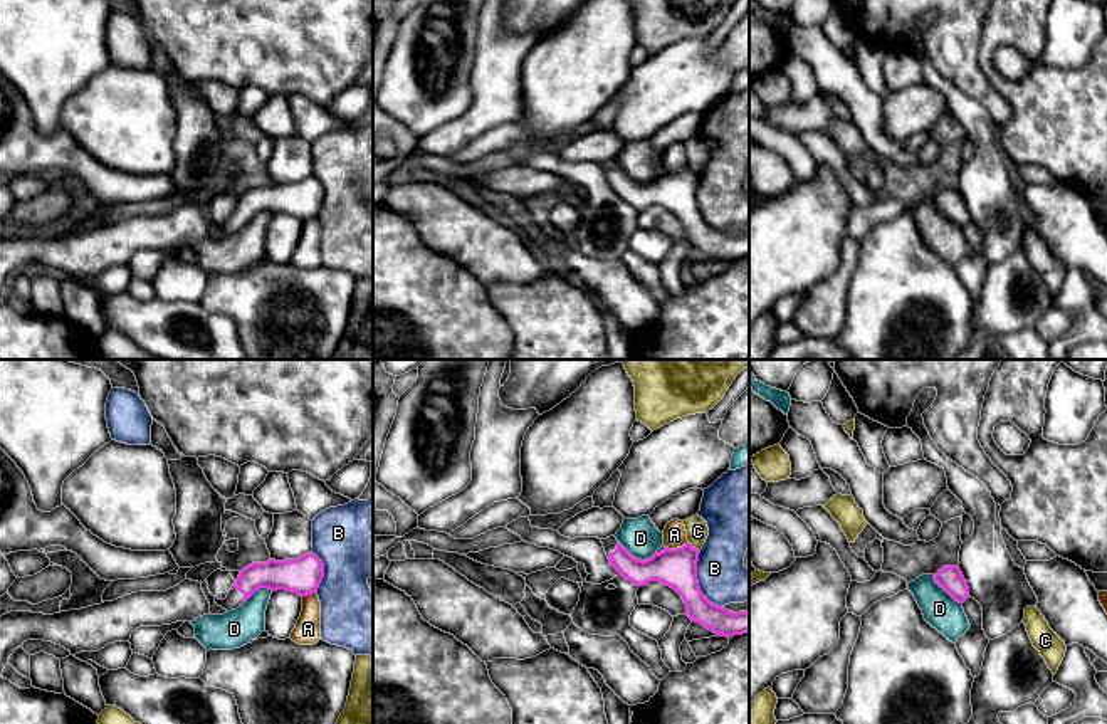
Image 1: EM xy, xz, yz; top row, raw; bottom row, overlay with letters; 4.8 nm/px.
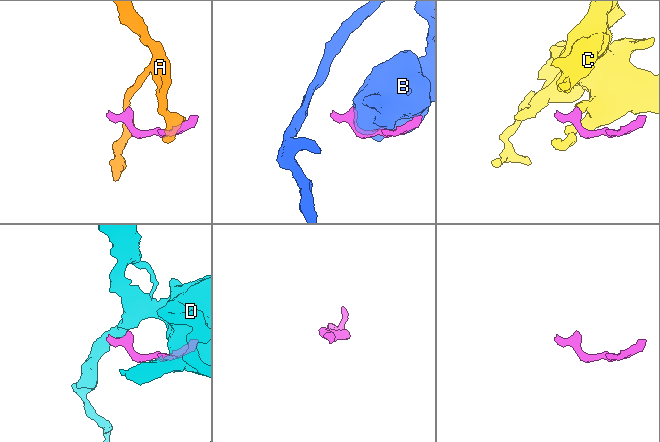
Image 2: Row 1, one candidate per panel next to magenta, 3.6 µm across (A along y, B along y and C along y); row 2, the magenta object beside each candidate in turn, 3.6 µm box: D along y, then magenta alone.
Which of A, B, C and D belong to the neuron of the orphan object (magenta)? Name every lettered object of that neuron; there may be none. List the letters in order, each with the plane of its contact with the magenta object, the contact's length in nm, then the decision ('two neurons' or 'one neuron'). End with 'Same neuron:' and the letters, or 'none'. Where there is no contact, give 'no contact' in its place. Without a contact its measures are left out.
A: xz | 120 nm | two neurons
B: xz | 300 nm | two neurons
C: xz | 80 nm | two neurons
D: xz | 190 nm | two neurons
Same neuron: none

